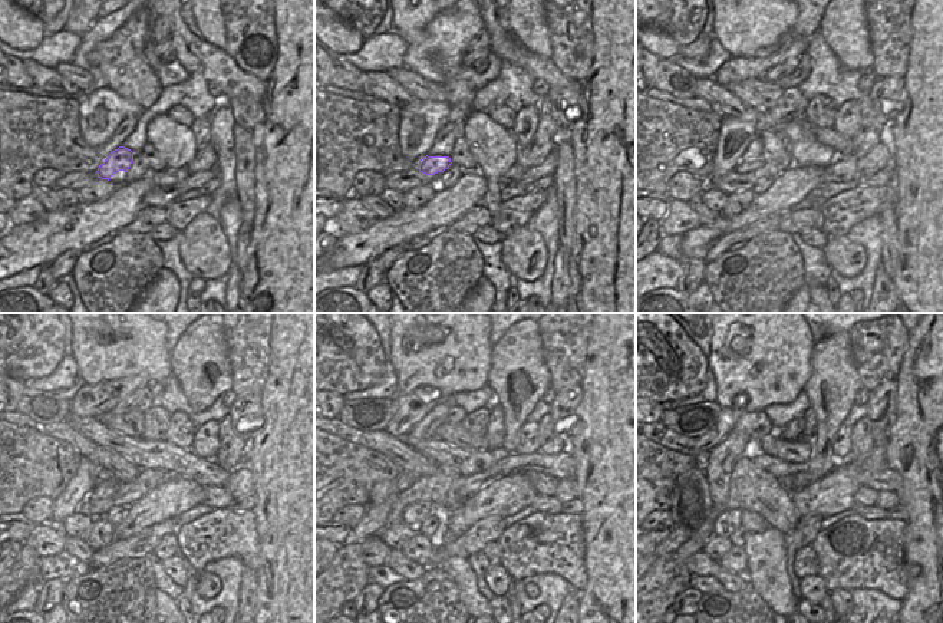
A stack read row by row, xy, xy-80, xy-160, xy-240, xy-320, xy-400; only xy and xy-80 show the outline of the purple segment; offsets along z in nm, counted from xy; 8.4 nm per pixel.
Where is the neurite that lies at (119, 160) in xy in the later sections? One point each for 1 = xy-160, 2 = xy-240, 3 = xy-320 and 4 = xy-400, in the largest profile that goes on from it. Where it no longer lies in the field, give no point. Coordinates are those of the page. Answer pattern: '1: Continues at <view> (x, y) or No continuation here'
1: Continues at xy-160 (751, 165)
2: Continues at xy-240 (99, 491)
3: Continues at xy-320 (415, 513)
4: Continues at xy-400 (728, 521)

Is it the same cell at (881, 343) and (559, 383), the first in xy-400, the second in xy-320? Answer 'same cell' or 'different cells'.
same cell

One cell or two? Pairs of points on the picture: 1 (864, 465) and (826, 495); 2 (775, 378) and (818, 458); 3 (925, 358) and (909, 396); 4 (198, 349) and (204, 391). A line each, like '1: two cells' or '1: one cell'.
1: one cell
2: two cells
3: one cell
4: one cell

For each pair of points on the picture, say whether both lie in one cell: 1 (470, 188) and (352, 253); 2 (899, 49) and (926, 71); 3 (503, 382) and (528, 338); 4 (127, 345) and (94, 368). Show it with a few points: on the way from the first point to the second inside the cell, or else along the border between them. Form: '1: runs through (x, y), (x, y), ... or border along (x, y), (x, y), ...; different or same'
1: runs through (441, 211), (381, 236); same
2: border along (909, 22), (912, 42), (907, 71), (903, 76); different
3: runs through (510, 371), (517, 363), (520, 349); same
4: runs through (118, 345), (102, 359); same

